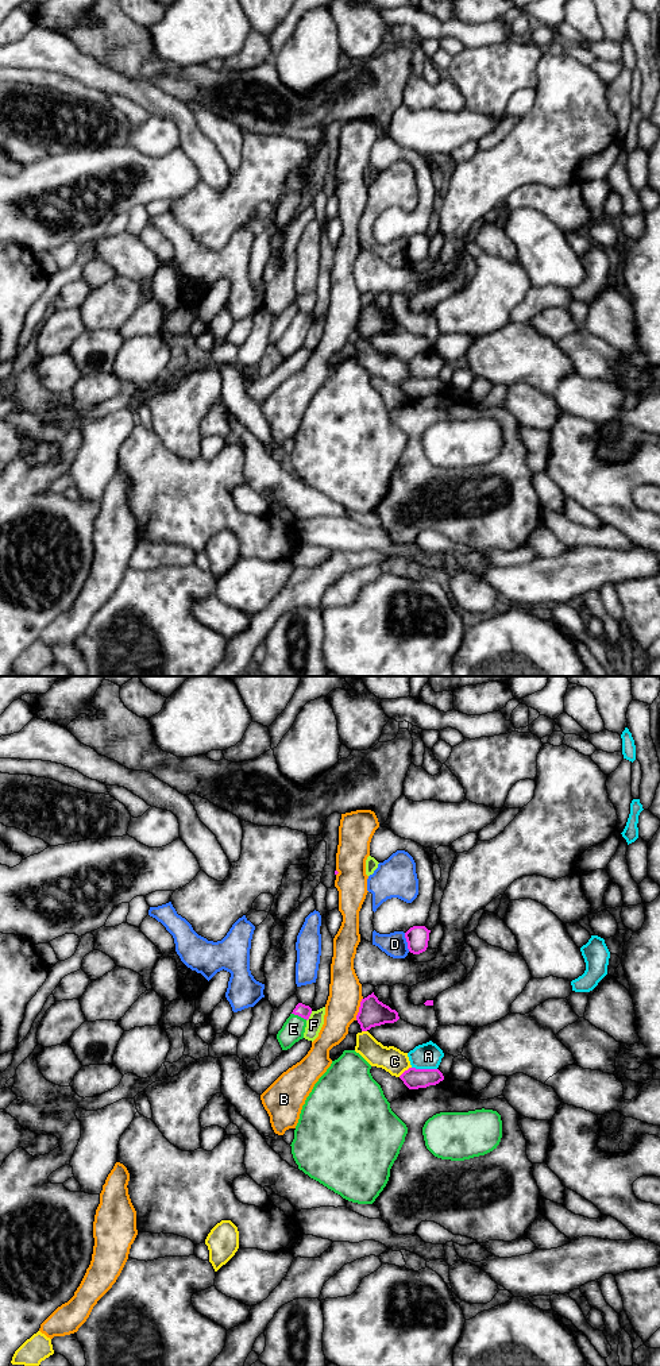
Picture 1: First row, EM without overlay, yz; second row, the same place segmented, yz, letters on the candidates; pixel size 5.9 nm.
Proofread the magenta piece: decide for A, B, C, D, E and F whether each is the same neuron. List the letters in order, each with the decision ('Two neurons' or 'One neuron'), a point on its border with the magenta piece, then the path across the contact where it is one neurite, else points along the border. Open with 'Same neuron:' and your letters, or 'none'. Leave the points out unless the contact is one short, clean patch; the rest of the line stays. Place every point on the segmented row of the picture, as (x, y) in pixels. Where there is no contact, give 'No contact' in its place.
Same neuron: E
A: Two neurons. Touches magenta at yz (424, 1069)
B: Two neurons. Touches magenta at yz (359, 1008)
C: Two neurons. Touches magenta at yz (405, 1071)
D: Two neurons. Touches magenta at yz (406, 941)
E: One neuron. Touches magenta at yz (300, 1015). Path across: yz (301, 1010), (300, 1015), (293, 1029)
F: Two neurons. Touches magenta at yz (309, 1015)

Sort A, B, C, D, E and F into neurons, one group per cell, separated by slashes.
A / B / C F / D / E

